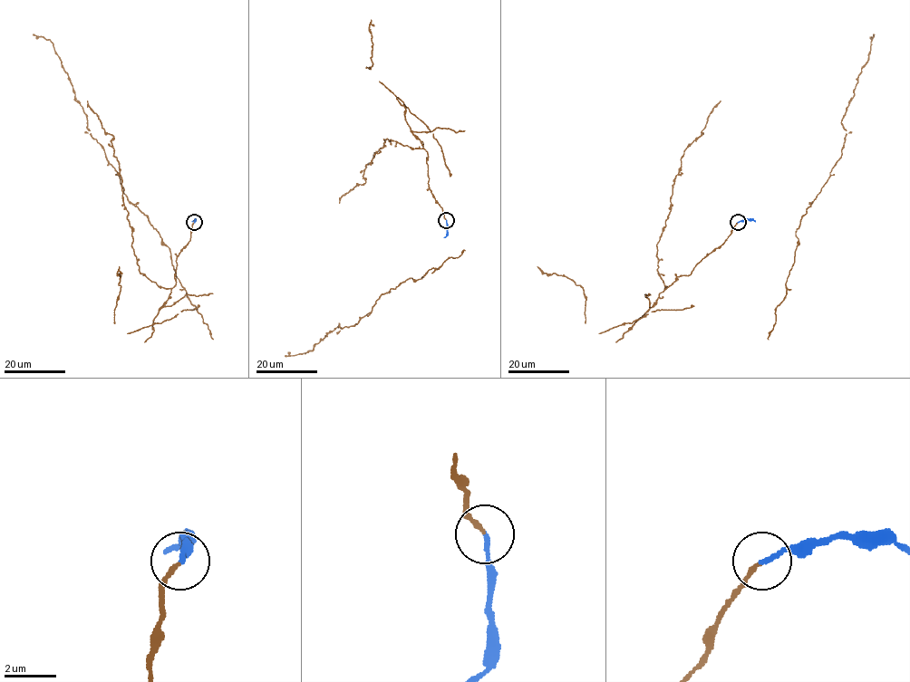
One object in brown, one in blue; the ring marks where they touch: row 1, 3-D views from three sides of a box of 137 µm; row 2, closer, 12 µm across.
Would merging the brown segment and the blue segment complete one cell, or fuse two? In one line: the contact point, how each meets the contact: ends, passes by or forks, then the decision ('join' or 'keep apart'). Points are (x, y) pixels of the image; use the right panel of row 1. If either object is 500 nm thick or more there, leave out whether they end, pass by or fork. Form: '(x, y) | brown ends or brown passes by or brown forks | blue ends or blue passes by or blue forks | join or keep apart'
(738, 222) | brown ends | blue ends | join

